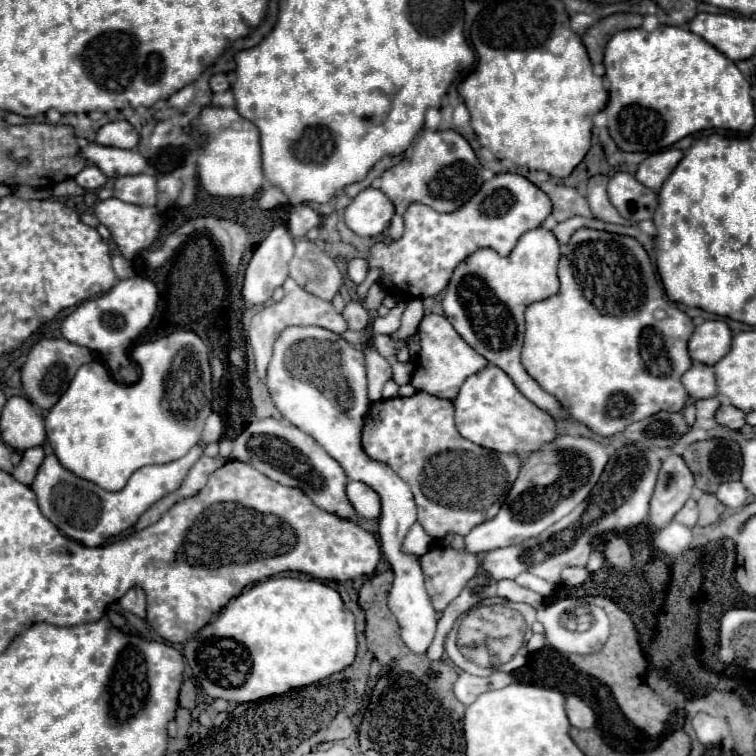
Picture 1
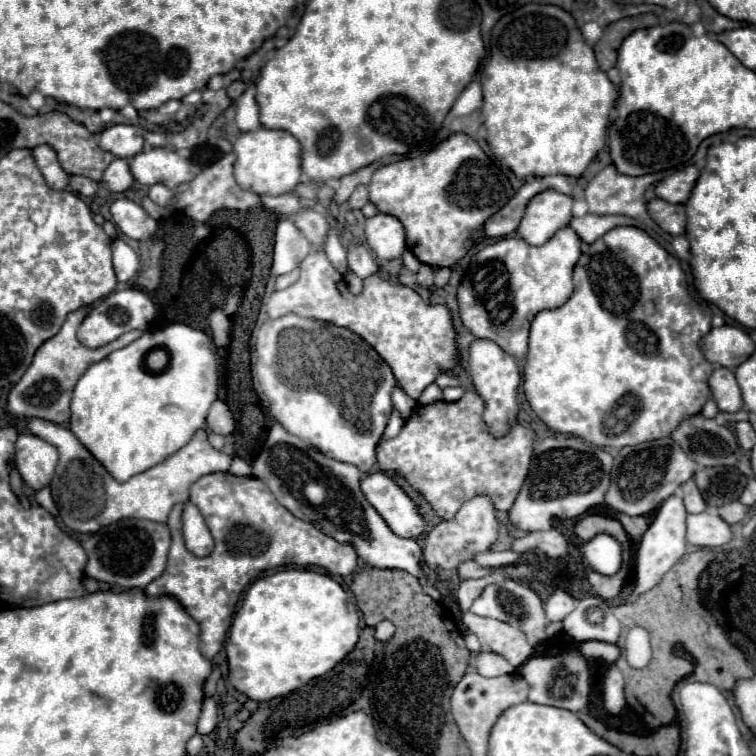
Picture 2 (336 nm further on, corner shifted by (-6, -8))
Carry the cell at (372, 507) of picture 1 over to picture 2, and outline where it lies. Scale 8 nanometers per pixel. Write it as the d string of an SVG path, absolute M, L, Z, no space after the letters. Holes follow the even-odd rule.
M381 471L365 475L361 481L361 491L395 535L415 539L423 533L423 517L409 495L391 477Z

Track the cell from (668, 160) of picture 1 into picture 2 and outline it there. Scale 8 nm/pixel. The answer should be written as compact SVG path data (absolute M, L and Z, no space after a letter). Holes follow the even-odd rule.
M687 165L675 171L673 175L665 177L663 181L659 181L655 187L655 195L669 203L685 203L689 199L689 193L697 177L699 177L699 169L695 165Z

